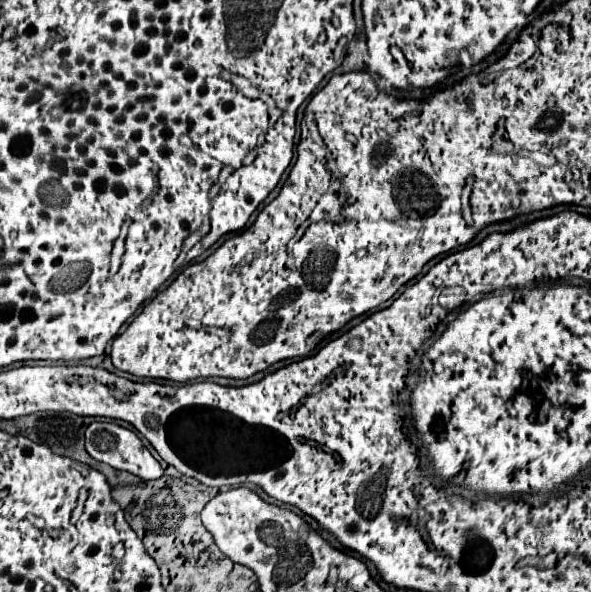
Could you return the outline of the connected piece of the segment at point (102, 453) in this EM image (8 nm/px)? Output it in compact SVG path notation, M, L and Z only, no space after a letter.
M91 422L85 430L85 448L97 462L109 464L115 470L131 472L143 480L157 480L163 476L161 464L151 456L151 452L143 446L143 442L137 438L137 434L115 422Z

